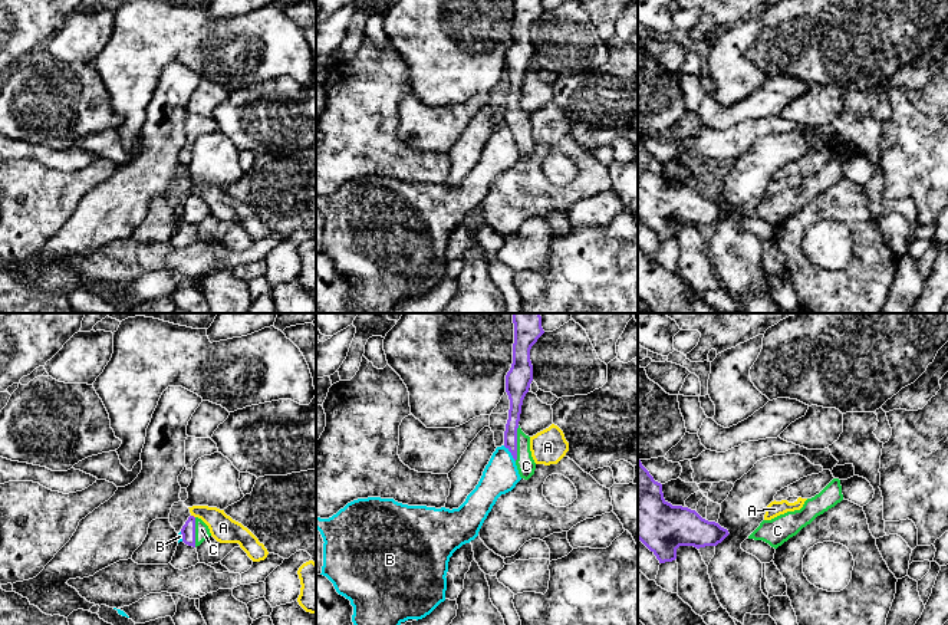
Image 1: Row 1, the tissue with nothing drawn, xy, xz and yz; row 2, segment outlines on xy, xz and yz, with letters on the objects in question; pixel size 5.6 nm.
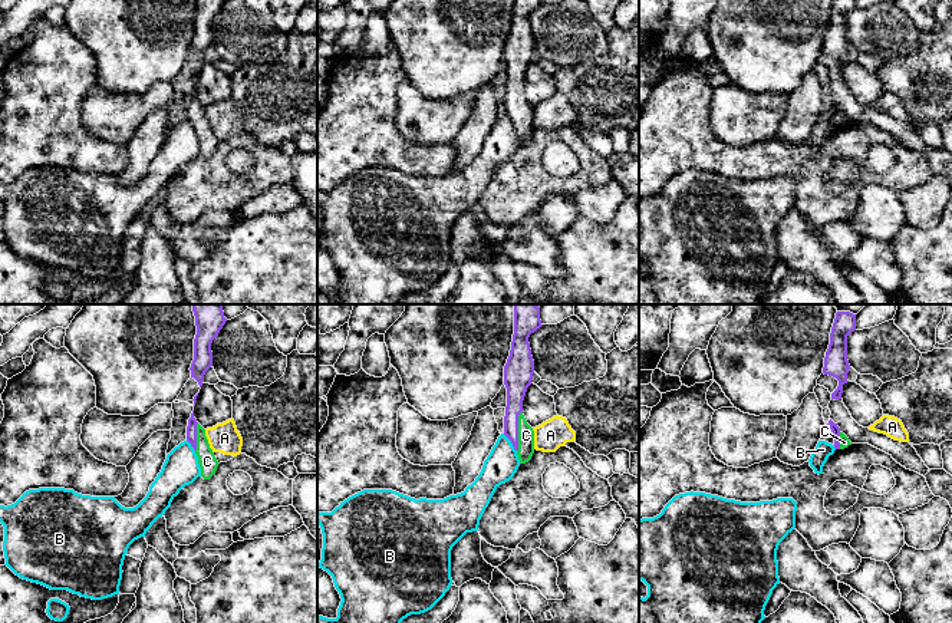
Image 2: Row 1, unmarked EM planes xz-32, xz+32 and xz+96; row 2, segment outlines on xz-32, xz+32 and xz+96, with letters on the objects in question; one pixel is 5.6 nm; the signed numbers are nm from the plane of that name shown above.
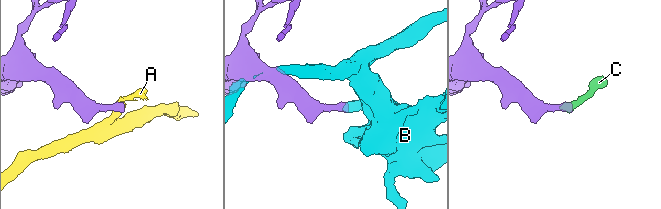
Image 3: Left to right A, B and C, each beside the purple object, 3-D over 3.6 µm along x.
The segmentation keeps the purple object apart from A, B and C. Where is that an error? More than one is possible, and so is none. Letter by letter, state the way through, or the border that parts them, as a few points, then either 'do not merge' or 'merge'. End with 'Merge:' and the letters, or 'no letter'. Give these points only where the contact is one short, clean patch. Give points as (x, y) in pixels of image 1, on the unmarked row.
A: border xy (191, 193), (194, 196); do not merge
B: border xz (503, 124), (514, 140); do not merge
C: merge
Merge: C

